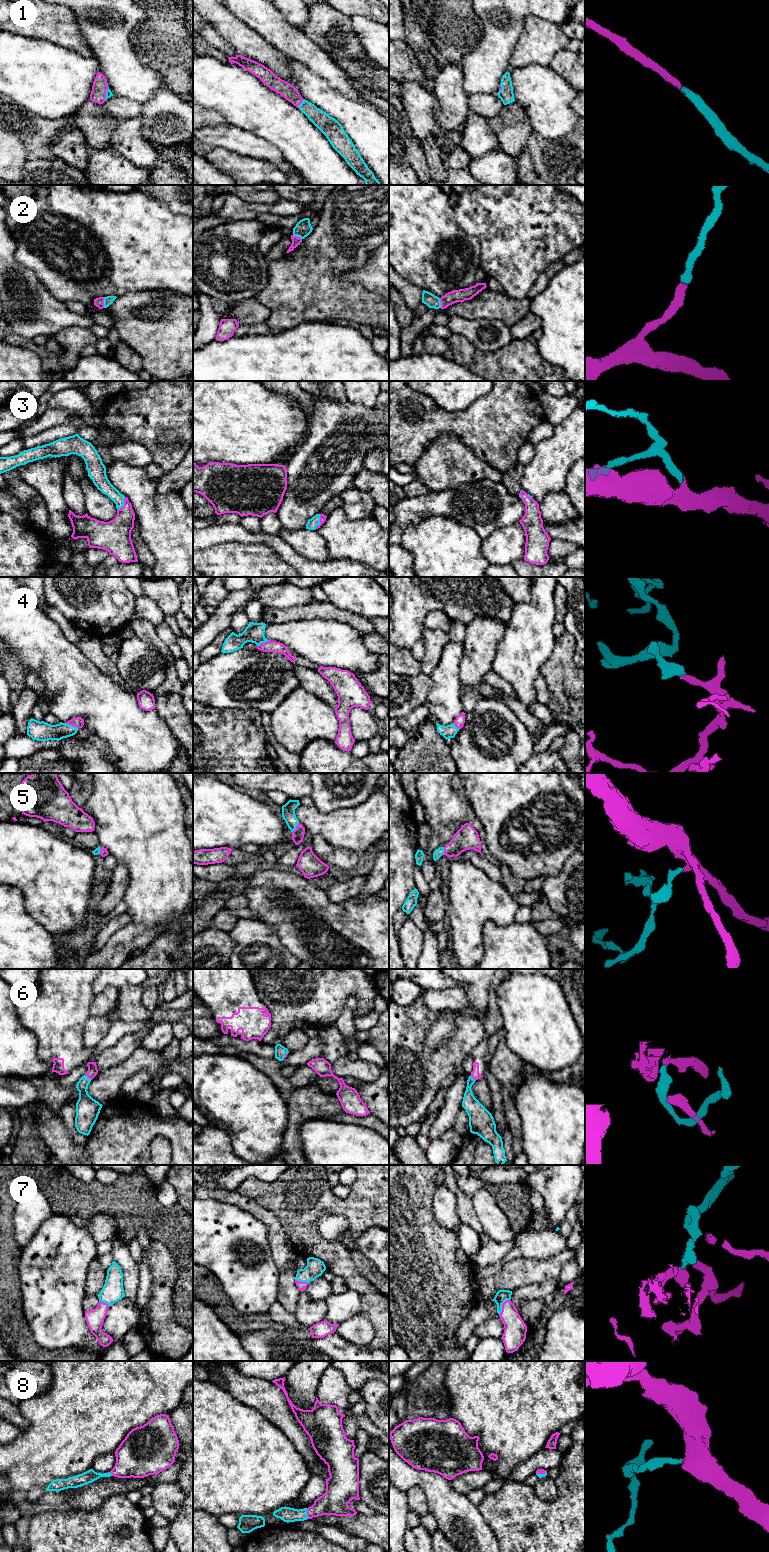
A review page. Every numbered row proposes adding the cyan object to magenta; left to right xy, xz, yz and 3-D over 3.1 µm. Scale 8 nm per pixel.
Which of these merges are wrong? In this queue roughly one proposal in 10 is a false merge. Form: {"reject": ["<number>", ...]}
{"reject": []}

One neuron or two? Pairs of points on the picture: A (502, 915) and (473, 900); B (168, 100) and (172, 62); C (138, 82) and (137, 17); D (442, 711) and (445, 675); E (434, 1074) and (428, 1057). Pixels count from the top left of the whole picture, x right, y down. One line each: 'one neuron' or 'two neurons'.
A: one neuron
B: two neurons
C: one neuron
D: one neuron
E: one neuron

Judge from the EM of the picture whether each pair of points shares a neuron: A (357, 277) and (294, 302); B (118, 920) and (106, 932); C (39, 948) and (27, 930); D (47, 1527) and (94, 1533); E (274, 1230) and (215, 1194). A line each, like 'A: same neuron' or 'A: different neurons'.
A: different neurons
B: same neuron
C: same neuron
D: same neuron
E: same neuron

